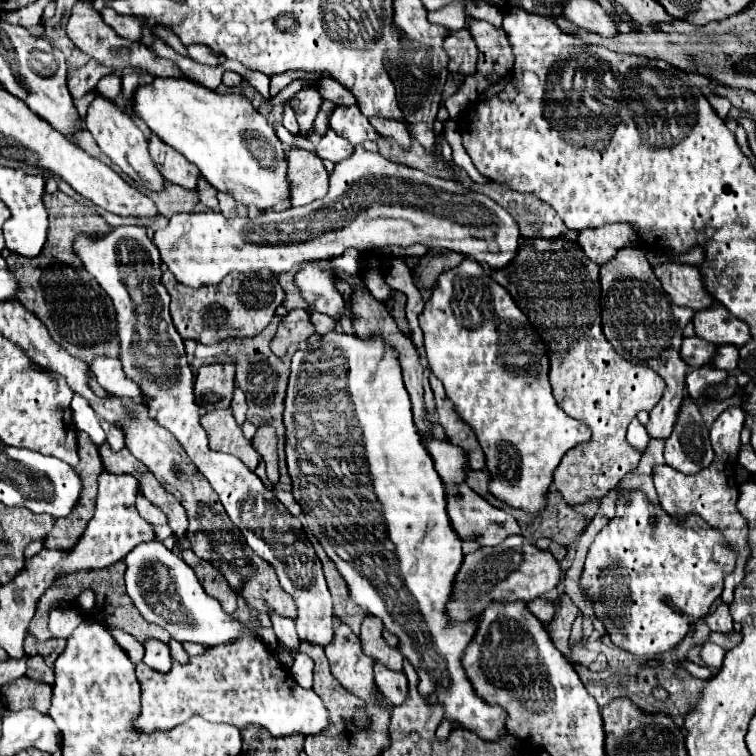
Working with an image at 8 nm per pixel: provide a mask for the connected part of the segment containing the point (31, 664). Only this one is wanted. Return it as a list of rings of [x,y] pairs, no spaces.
[[[40,655],[28,659],[28,671],[26,671],[26,677],[28,677],[28,679],[34,679],[34,681],[48,683],[48,685],[54,683],[54,671],[52,671],[52,667],[48,667],[48,665],[44,663],[44,659],[42,659]]]

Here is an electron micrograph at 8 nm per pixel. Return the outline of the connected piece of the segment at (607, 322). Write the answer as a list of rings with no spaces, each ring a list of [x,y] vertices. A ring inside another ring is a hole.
[[[622,249],[618,255],[602,265],[600,269],[600,283],[602,283],[602,327],[606,339],[614,345],[616,353],[622,355],[630,363],[646,365],[654,369],[666,381],[668,389],[664,391],[662,401],[650,411],[650,423],[646,425],[650,437],[670,437],[674,429],[674,419],[678,419],[678,407],[682,407],[684,387],[686,387],[686,373],[688,365],[682,361],[680,345],[684,339],[684,327],[694,317],[694,311],[686,307],[676,307],[672,311],[672,301],[662,291],[652,265],[648,259],[636,249]]]

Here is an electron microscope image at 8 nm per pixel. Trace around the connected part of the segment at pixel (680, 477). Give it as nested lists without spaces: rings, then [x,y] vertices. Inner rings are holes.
[[[728,407],[714,423],[710,429],[710,441],[714,447],[714,461],[710,467],[702,469],[696,475],[686,475],[670,465],[656,465],[654,467],[654,487],[658,491],[662,509],[670,513],[674,519],[684,519],[690,513],[698,513],[710,527],[718,527],[726,539],[730,539],[730,547],[738,551],[738,563],[736,571],[726,577],[726,593],[722,593],[724,603],[732,603],[734,597],[734,587],[742,581],[744,577],[744,565],[750,557],[750,547],[748,547],[748,525],[746,519],[738,513],[736,509],[736,499],[738,499],[738,483],[736,483],[736,465],[738,465],[738,449],[740,449],[740,431],[744,427],[744,411],[742,407]]]

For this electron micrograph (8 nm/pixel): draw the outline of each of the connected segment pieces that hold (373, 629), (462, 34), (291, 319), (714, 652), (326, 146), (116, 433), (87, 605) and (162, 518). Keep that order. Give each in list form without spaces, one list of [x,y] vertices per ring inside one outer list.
[[[366,617],[362,623],[362,631],[360,631],[360,641],[362,641],[362,649],[368,657],[372,657],[374,661],[384,663],[386,667],[390,667],[392,671],[402,671],[402,661],[404,657],[388,647],[382,639],[382,623],[376,617]]]
[[[466,29],[452,31],[452,35],[446,35],[444,51],[450,57],[450,63],[448,63],[450,73],[470,75],[476,71],[478,49],[476,49],[476,45],[474,45],[474,41]]]
[[[306,309],[288,311],[278,325],[278,331],[270,343],[270,349],[274,355],[282,357],[292,343],[308,341],[310,335],[314,335],[314,325],[310,323],[310,313]]]
[[[706,643],[706,645],[702,647],[702,659],[706,661],[706,667],[710,667],[710,669],[718,669],[718,667],[722,665],[724,653],[726,653],[726,651],[724,651],[722,647],[714,645],[714,643]]]
[[[331,128],[316,147],[316,153],[320,159],[330,159],[334,163],[340,163],[342,159],[350,157],[353,152],[354,146],[348,140],[337,135]]]
[[[100,421],[100,425],[102,425],[102,429],[106,431],[106,439],[108,439],[110,447],[112,447],[114,451],[120,451],[120,449],[124,447],[124,433],[122,433],[118,427],[114,427],[114,425],[106,423],[106,421]]]
[[[90,589],[83,591],[79,595],[77,602],[78,603],[76,604],[80,606],[79,607],[80,610],[85,611],[85,612],[90,612],[95,607],[95,602],[96,602],[95,592]]]
[[[138,497],[136,499],[136,509],[138,509],[138,513],[148,521],[148,523],[152,523],[152,525],[164,525],[166,523],[166,515],[160,511],[160,509],[156,509],[146,497]]]

